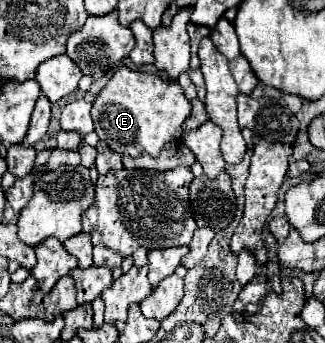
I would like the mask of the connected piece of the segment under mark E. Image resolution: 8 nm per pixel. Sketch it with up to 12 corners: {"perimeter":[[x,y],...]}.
{"perimeter":[[122,65],[92,103],[110,149],[158,155],[182,137],[178,81]]}

